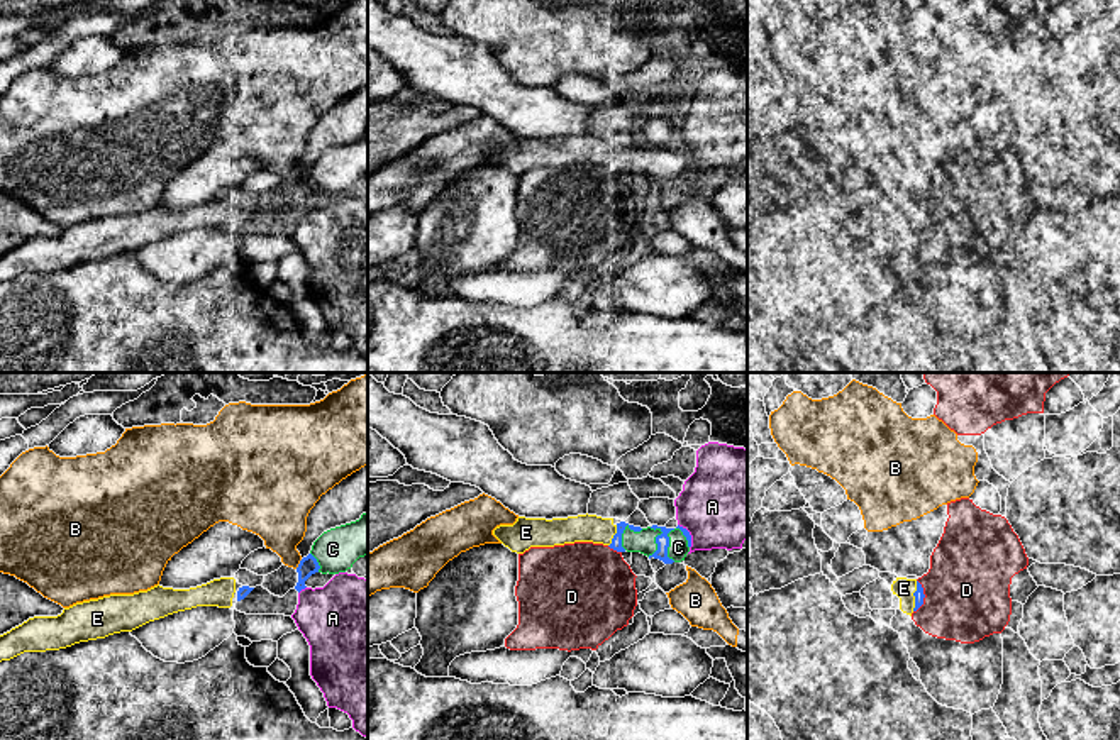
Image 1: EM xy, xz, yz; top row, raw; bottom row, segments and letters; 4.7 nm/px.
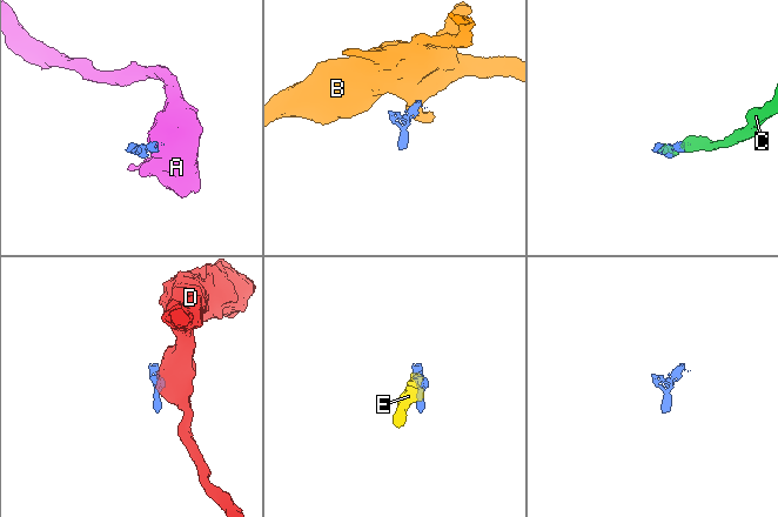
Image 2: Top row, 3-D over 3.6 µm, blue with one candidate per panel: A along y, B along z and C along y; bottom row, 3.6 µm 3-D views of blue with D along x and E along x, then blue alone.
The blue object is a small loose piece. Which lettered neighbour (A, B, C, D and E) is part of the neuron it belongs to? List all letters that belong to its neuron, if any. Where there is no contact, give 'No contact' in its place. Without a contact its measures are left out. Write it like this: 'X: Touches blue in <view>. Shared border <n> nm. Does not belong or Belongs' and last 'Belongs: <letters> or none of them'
A: Touches blue in xy. Shared border 50 nm. Does not belong
B: Touches blue in xy. Shared border 60 nm. Does not belong
C: Touches blue in xz. Shared border 170 nm. Belongs
D: Touches blue in yz. Shared border 160 nm. Does not belong
E: Touches blue in yz. Shared border 150 nm. Belongs
Belongs: C, E

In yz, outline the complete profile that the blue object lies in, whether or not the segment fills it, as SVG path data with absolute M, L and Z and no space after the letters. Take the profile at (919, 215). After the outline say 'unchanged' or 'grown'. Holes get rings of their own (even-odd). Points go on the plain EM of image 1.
M896 198L891 212L900 218L900 230L910 237L923 225L923 208L917 200Z; grown

